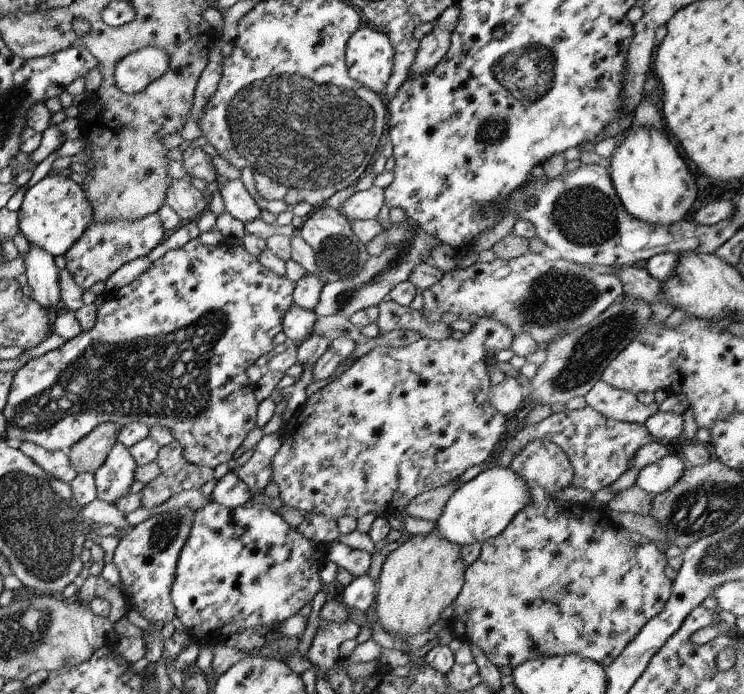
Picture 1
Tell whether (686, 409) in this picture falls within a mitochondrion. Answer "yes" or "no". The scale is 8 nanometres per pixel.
no

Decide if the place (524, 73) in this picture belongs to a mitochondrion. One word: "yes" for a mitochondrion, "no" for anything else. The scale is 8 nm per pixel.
yes

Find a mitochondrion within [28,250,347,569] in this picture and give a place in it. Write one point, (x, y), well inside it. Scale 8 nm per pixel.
(165, 532)

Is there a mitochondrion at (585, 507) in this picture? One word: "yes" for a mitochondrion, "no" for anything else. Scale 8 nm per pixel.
no

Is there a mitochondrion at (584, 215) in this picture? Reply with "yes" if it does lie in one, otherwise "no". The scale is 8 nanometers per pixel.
yes

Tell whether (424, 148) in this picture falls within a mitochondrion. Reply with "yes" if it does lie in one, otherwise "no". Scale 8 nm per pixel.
no

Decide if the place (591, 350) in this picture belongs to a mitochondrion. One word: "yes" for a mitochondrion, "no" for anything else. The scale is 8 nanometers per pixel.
yes

